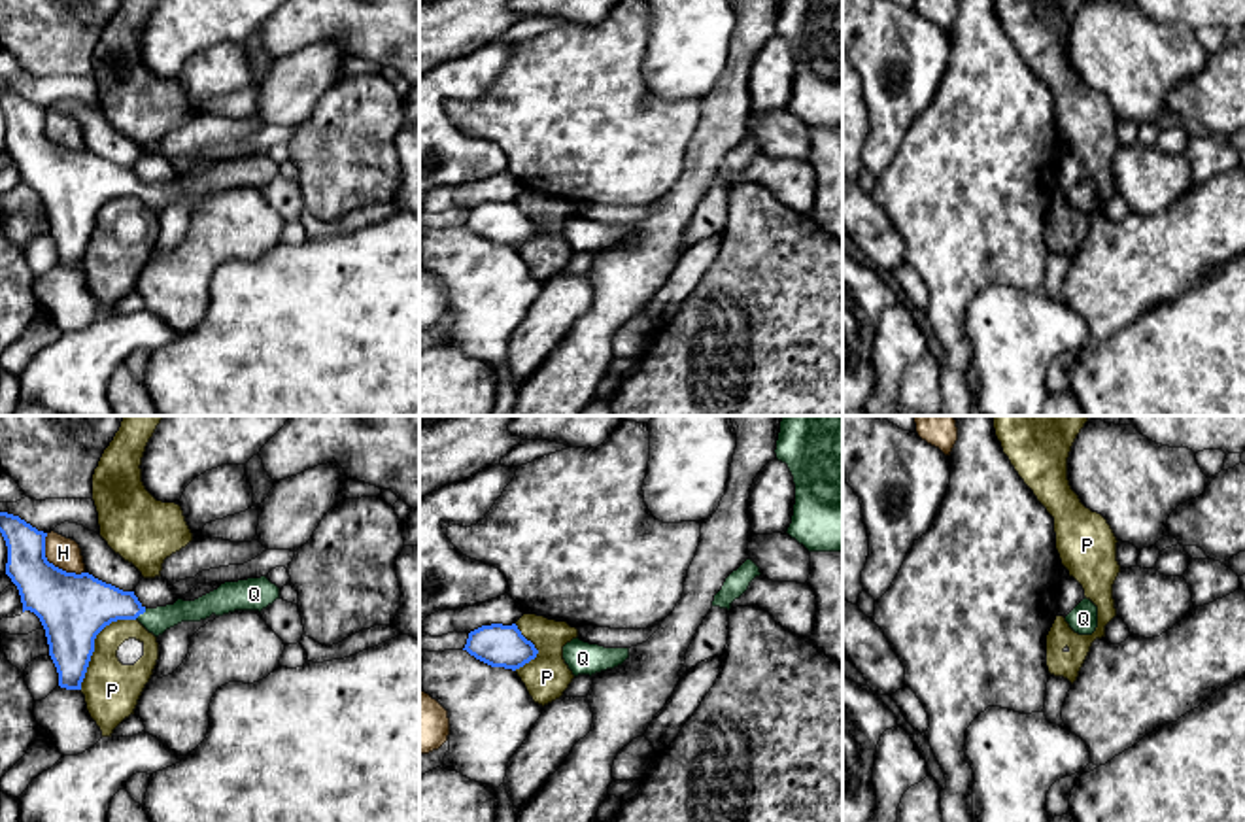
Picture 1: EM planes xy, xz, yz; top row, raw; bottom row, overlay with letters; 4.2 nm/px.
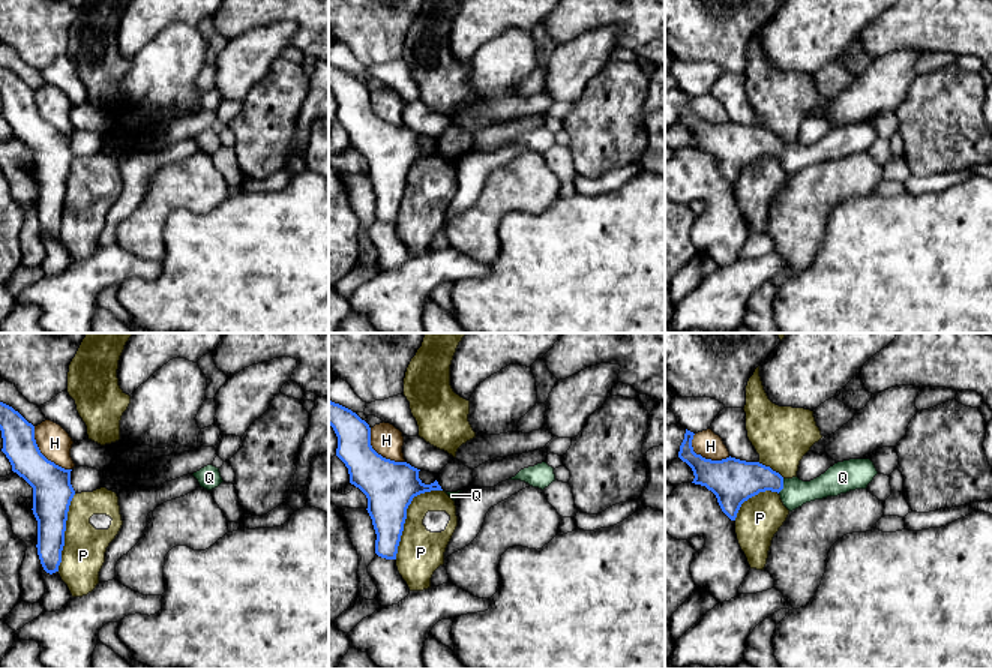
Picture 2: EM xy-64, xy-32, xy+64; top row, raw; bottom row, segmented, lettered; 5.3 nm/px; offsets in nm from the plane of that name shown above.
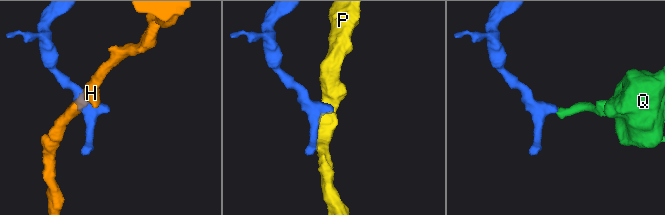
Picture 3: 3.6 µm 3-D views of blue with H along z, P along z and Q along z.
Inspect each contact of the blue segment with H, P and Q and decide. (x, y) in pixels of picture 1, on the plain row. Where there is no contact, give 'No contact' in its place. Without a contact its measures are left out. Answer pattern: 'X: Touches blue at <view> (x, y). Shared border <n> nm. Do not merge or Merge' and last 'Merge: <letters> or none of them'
H: Touches blue at xy (51, 140). Shared border 240 nm. Do not merge
P: Touches blue at xy (93, 220). Shared border 380 nm. Do not merge
Q: Touches blue at xy (140, 189). Shared border 70 nm. Merge
Merge: Q

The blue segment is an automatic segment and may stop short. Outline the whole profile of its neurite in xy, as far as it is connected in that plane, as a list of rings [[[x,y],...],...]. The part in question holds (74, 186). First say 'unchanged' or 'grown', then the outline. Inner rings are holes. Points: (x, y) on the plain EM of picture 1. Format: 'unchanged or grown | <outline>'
grown | [[[0,89],[0,110],[8,123],[6,151],[17,163],[23,189],[34,189],[47,214],[59,263],[81,266],[96,212],[117,197],[138,197],[155,214],[181,198],[212,191],[263,187],[280,176],[266,153],[225,159],[217,166],[174,181],[145,185],[134,168],[123,168],[89,149],[66,149],[45,134],[47,110],[19,93]]]

